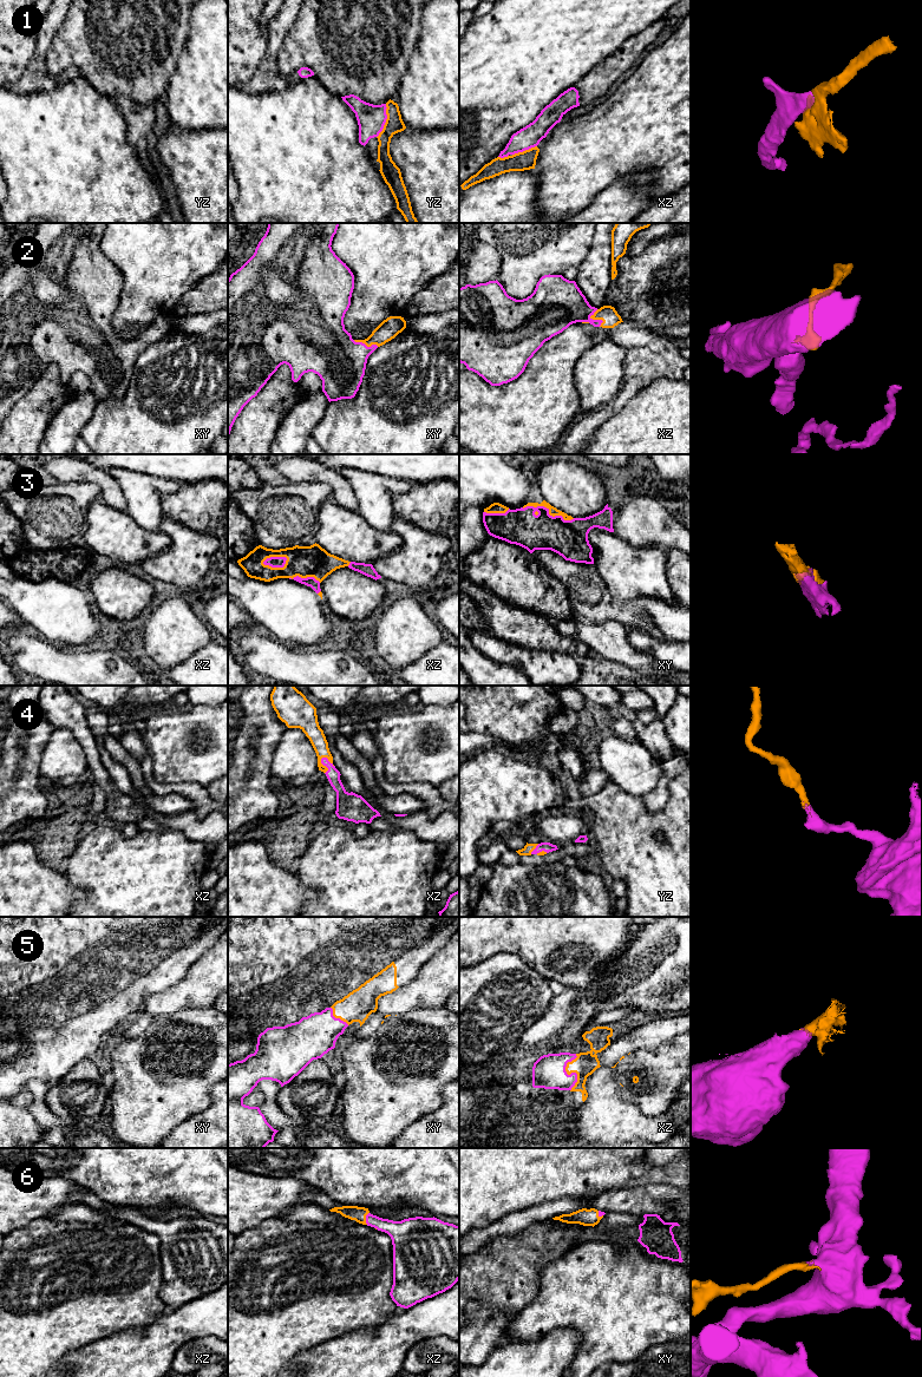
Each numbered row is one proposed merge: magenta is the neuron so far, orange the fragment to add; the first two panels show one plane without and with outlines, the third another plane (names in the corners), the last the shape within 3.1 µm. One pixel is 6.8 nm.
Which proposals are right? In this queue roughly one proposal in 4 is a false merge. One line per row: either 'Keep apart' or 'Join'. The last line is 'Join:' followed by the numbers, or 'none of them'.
1: Join
2: Join
3: Join
4: Join
5: Join
6: Join
Join: 1, 2, 3, 4, 5, 6

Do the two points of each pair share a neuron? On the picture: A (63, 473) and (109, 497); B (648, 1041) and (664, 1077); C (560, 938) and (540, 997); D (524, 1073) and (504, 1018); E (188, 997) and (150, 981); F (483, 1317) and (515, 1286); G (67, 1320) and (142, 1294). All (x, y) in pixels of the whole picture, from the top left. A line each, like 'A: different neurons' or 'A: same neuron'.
A: same neuron
B: different neurons
C: different neurons
D: different neurons
E: different neurons
F: different neurons
G: same neuron

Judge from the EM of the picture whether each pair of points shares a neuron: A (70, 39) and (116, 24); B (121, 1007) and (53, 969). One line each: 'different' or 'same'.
A: same
B: different

